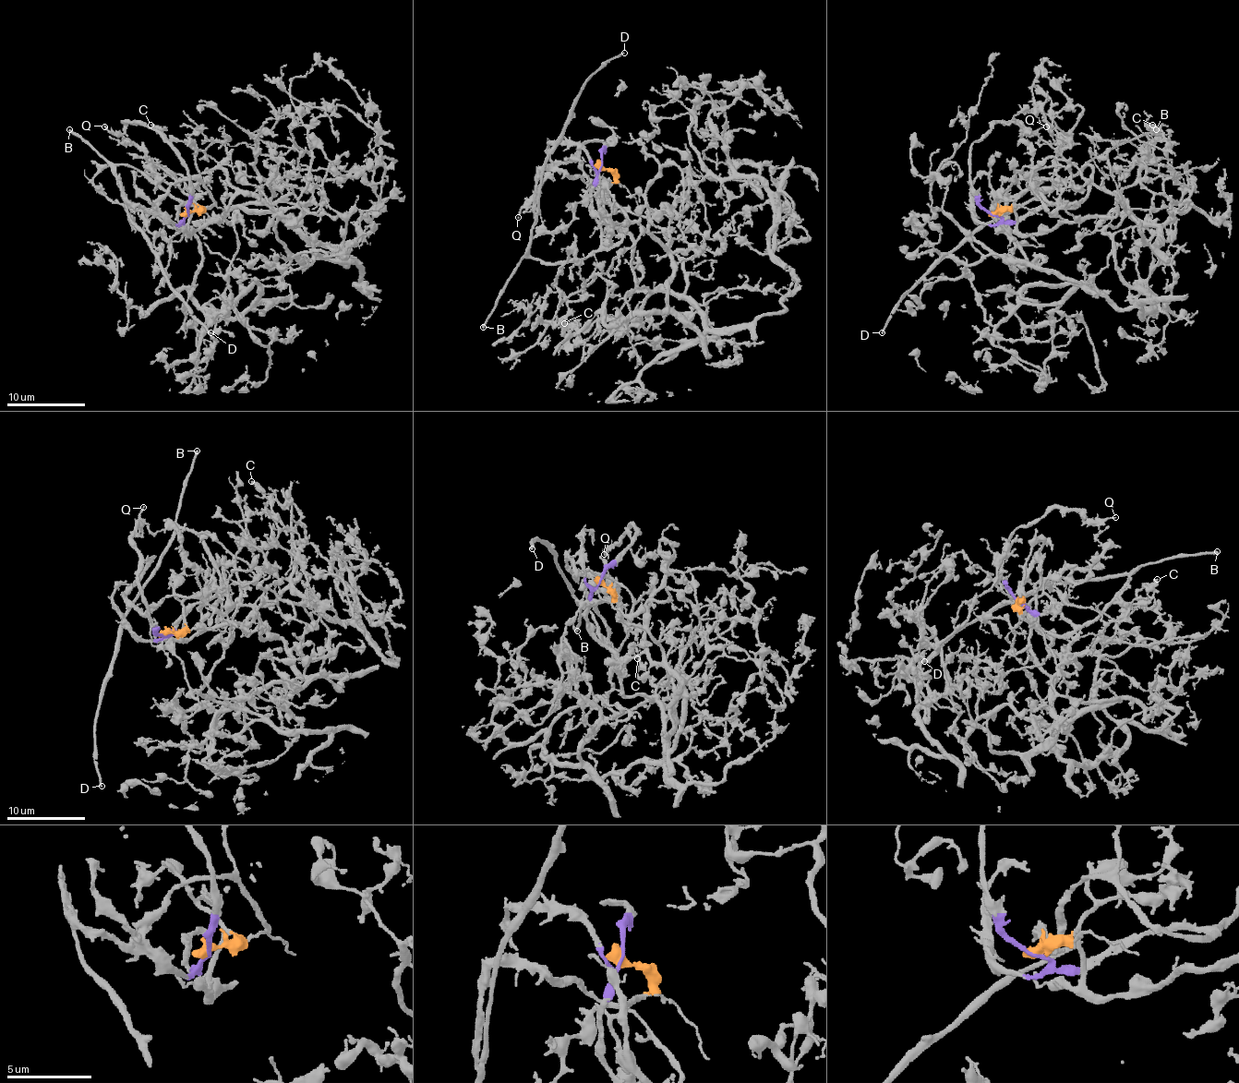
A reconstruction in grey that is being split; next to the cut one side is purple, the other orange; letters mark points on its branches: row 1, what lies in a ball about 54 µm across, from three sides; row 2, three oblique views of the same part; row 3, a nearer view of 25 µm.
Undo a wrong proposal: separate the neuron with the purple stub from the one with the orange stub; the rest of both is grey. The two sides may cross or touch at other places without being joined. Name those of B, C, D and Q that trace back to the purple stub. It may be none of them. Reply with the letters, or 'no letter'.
B, D, Q

